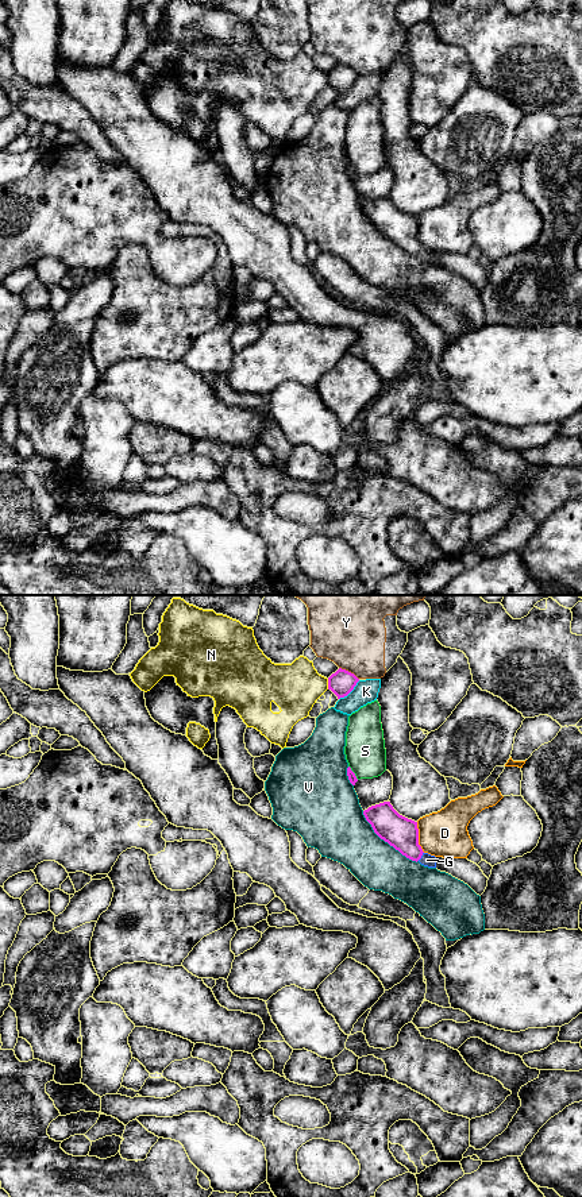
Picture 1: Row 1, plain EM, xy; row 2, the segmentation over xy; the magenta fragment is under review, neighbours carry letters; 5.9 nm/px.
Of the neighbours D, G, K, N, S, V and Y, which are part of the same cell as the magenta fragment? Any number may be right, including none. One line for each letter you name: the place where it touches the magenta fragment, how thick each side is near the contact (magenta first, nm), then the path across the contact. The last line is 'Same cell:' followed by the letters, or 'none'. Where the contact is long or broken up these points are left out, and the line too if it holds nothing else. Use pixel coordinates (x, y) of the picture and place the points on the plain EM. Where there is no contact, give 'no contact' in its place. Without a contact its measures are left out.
G: xy (421, 250) | 190/80 nm
Same cell: G

